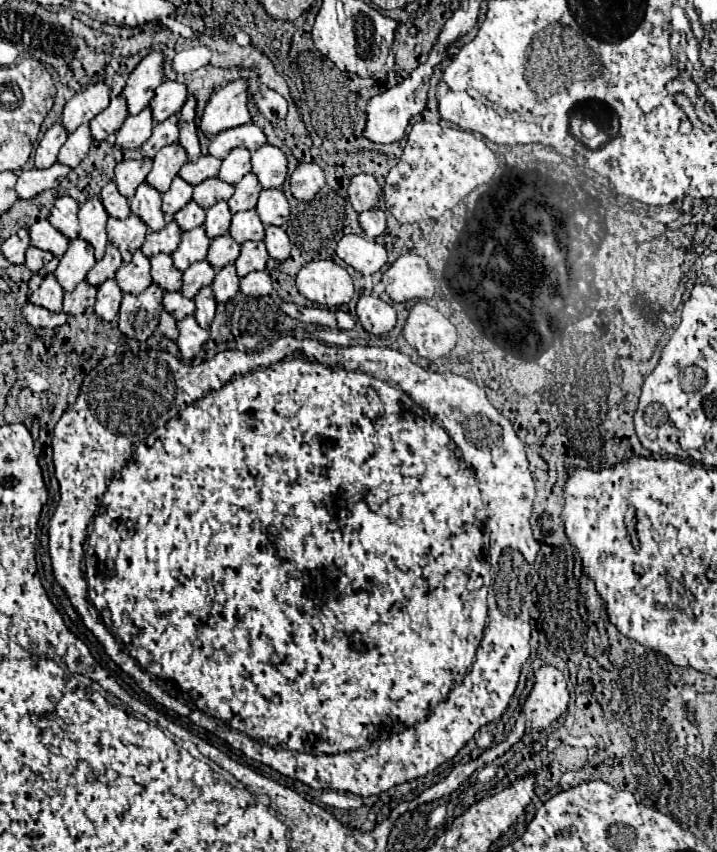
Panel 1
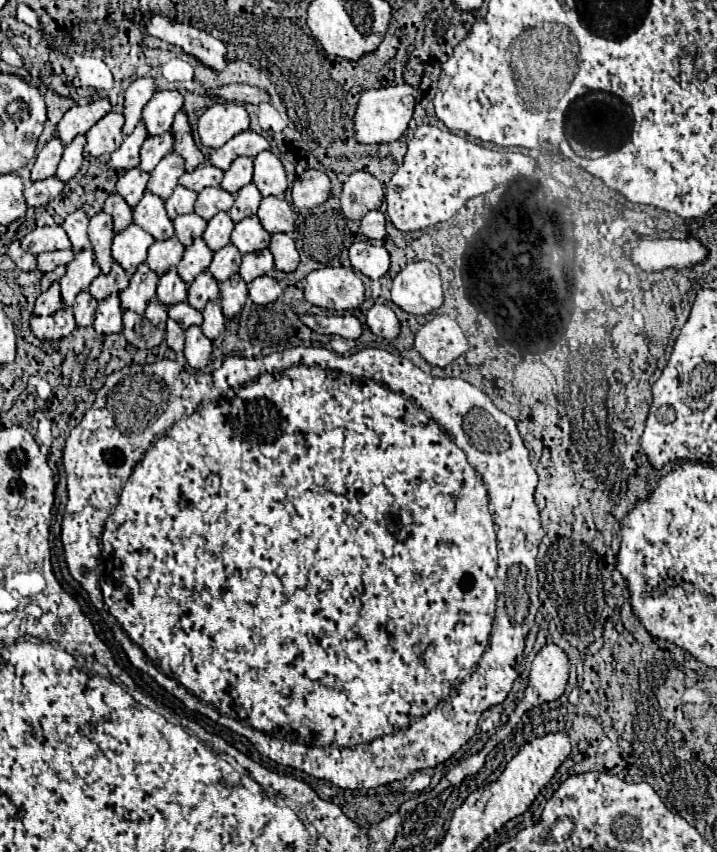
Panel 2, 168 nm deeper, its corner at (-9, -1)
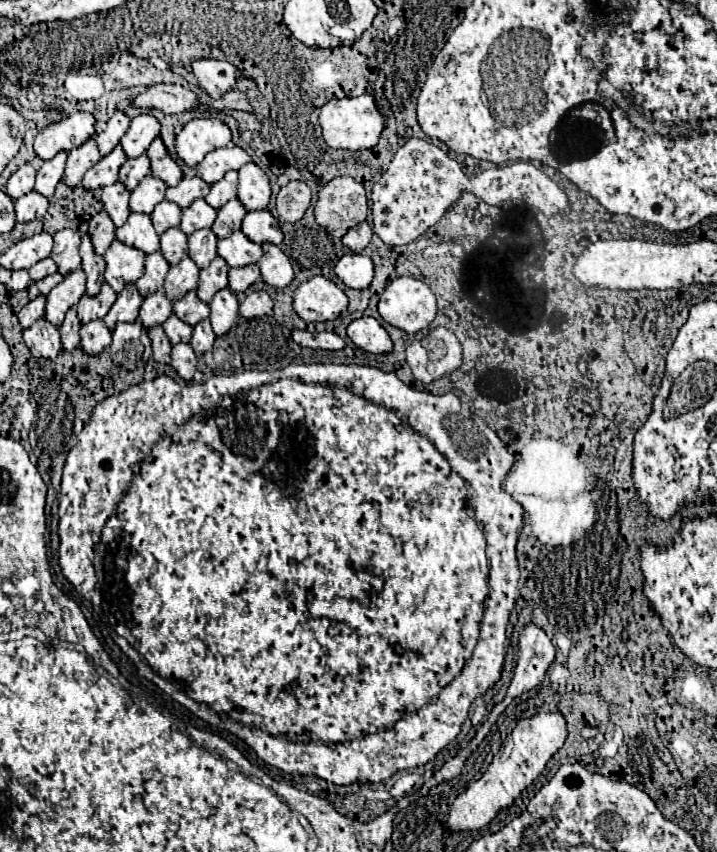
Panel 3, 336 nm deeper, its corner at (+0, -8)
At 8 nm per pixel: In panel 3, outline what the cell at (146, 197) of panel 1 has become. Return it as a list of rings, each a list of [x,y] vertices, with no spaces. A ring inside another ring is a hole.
[[[131,213],[127,223],[117,229],[117,239],[125,245],[135,245],[143,253],[159,251],[159,235],[145,213]]]

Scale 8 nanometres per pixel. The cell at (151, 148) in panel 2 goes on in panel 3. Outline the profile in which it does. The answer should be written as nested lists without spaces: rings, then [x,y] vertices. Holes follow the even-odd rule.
[[[143,153],[143,155],[139,155],[135,159],[127,159],[123,163],[123,167],[119,171],[119,181],[123,181],[127,185],[127,189],[133,191],[139,185],[139,181],[149,173],[151,173],[151,165],[147,161],[147,155]]]

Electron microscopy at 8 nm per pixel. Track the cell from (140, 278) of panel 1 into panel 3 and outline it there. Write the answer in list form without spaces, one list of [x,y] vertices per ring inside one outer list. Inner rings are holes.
[[[131,283],[125,285],[125,289],[119,293],[115,305],[111,307],[111,311],[105,315],[105,325],[109,329],[113,329],[117,323],[121,321],[135,321],[139,317],[139,307],[143,303],[143,297],[139,295],[139,289]]]

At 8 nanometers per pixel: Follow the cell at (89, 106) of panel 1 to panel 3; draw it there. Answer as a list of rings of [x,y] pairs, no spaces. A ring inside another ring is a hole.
[[[79,111],[63,117],[57,123],[47,125],[35,137],[35,153],[41,159],[51,159],[59,151],[71,151],[83,145],[91,135],[95,135],[95,117],[91,113]]]

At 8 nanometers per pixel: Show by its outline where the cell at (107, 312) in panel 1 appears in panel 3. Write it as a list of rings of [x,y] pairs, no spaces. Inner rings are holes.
[[[103,319],[89,321],[81,325],[81,347],[89,355],[99,355],[111,345],[111,331],[103,323]]]

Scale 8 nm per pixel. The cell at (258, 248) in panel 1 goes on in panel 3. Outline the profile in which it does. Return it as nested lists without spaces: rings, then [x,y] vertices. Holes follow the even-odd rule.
[[[245,265],[235,267],[229,271],[229,289],[233,293],[247,291],[259,279],[259,265]]]

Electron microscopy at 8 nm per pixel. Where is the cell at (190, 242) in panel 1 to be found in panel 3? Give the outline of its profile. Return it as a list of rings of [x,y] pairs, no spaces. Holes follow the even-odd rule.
[[[185,255],[177,265],[173,265],[165,277],[165,295],[171,301],[181,299],[187,291],[197,289],[199,285],[199,267],[189,255]]]

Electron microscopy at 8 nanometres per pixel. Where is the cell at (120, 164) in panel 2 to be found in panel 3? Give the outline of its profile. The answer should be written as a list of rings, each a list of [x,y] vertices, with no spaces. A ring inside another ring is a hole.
[[[117,145],[109,155],[105,155],[97,165],[93,165],[85,177],[83,177],[83,187],[87,189],[97,189],[105,185],[113,185],[119,179],[119,167],[127,161],[127,155],[121,145]]]

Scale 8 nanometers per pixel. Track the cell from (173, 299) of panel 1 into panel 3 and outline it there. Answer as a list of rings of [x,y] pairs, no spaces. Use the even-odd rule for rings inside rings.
[[[171,315],[165,323],[163,323],[163,329],[169,337],[169,341],[175,345],[175,343],[181,343],[181,341],[189,341],[191,339],[191,333],[193,333],[193,327],[183,323],[177,315]]]

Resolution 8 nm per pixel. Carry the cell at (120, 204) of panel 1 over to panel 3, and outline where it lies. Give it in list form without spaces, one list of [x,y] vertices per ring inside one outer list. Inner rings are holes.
[[[101,211],[91,219],[89,233],[91,233],[91,239],[93,239],[95,251],[99,255],[103,255],[115,239],[115,225],[113,225],[111,217],[107,215],[107,211]]]

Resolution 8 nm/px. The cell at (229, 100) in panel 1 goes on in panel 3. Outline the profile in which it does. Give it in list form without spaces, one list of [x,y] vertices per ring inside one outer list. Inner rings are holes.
[[[191,119],[175,139],[177,155],[191,167],[219,147],[231,143],[231,129],[221,119]]]

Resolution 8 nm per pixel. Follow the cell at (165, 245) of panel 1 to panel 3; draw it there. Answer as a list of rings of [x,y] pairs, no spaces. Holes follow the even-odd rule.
[[[161,251],[145,255],[145,273],[135,283],[139,293],[147,297],[155,291],[163,291],[163,281],[165,281],[167,271],[169,271],[169,263]]]

